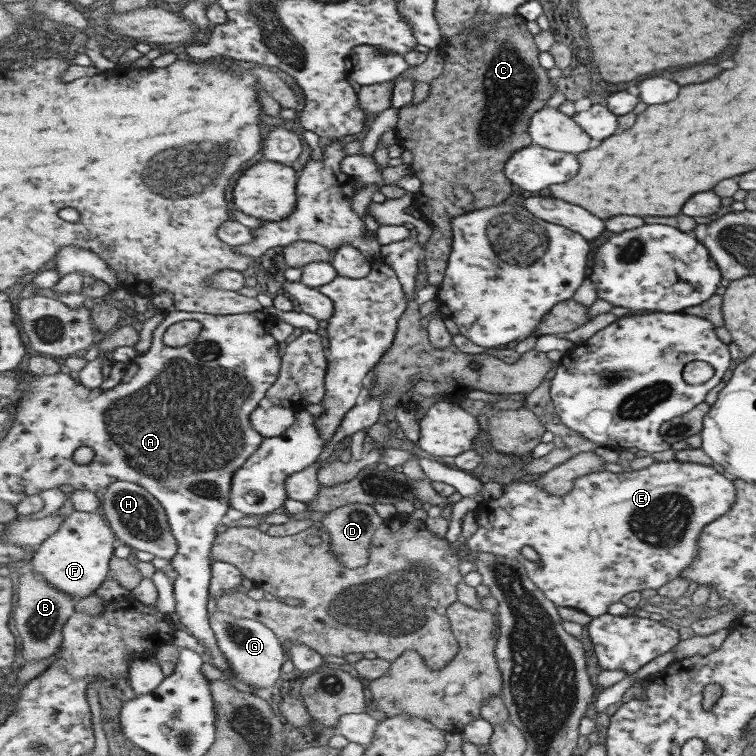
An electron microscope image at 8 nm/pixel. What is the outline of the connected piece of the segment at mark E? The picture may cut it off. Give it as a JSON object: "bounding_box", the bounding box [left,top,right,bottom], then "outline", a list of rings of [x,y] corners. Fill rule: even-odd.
{"bounding_box":[467,448,735,619],"outline":[[[672,448],[663,450],[663,452],[652,452],[649,455],[655,458],[655,462],[651,466],[624,473],[621,471],[623,464],[617,465],[616,463],[605,461],[605,471],[579,477],[574,481],[573,492],[569,492],[565,496],[555,496],[555,494],[547,493],[547,490],[543,489],[543,486],[538,484],[537,481],[519,483],[516,480],[511,481],[511,485],[507,484],[504,486],[504,492],[497,500],[483,499],[478,506],[476,512],[478,514],[479,530],[467,541],[468,547],[473,552],[490,553],[506,557],[508,560],[520,561],[530,574],[531,580],[540,589],[543,589],[549,600],[559,606],[568,606],[569,608],[581,610],[593,619],[606,615],[609,612],[609,606],[619,602],[627,592],[660,589],[681,576],[684,571],[695,564],[695,558],[699,556],[699,550],[701,550],[698,544],[701,543],[703,531],[715,521],[721,519],[727,511],[731,510],[731,507],[735,504],[735,492],[733,492],[733,484],[727,478],[723,478],[723,474],[717,472],[712,465],[678,461]],[[525,546],[530,546],[537,552],[542,566],[527,560],[521,554]]]}

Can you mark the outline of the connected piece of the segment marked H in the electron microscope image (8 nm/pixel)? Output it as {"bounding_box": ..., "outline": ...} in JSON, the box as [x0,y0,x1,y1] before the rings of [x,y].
{"bounding_box":[100,480,180,562],"outline":[[[118,480],[101,492],[100,500],[103,503],[103,512],[119,542],[136,550],[150,552],[155,557],[168,559],[170,562],[177,556],[180,546],[173,536],[165,508],[153,494],[142,488],[140,484]]]}

